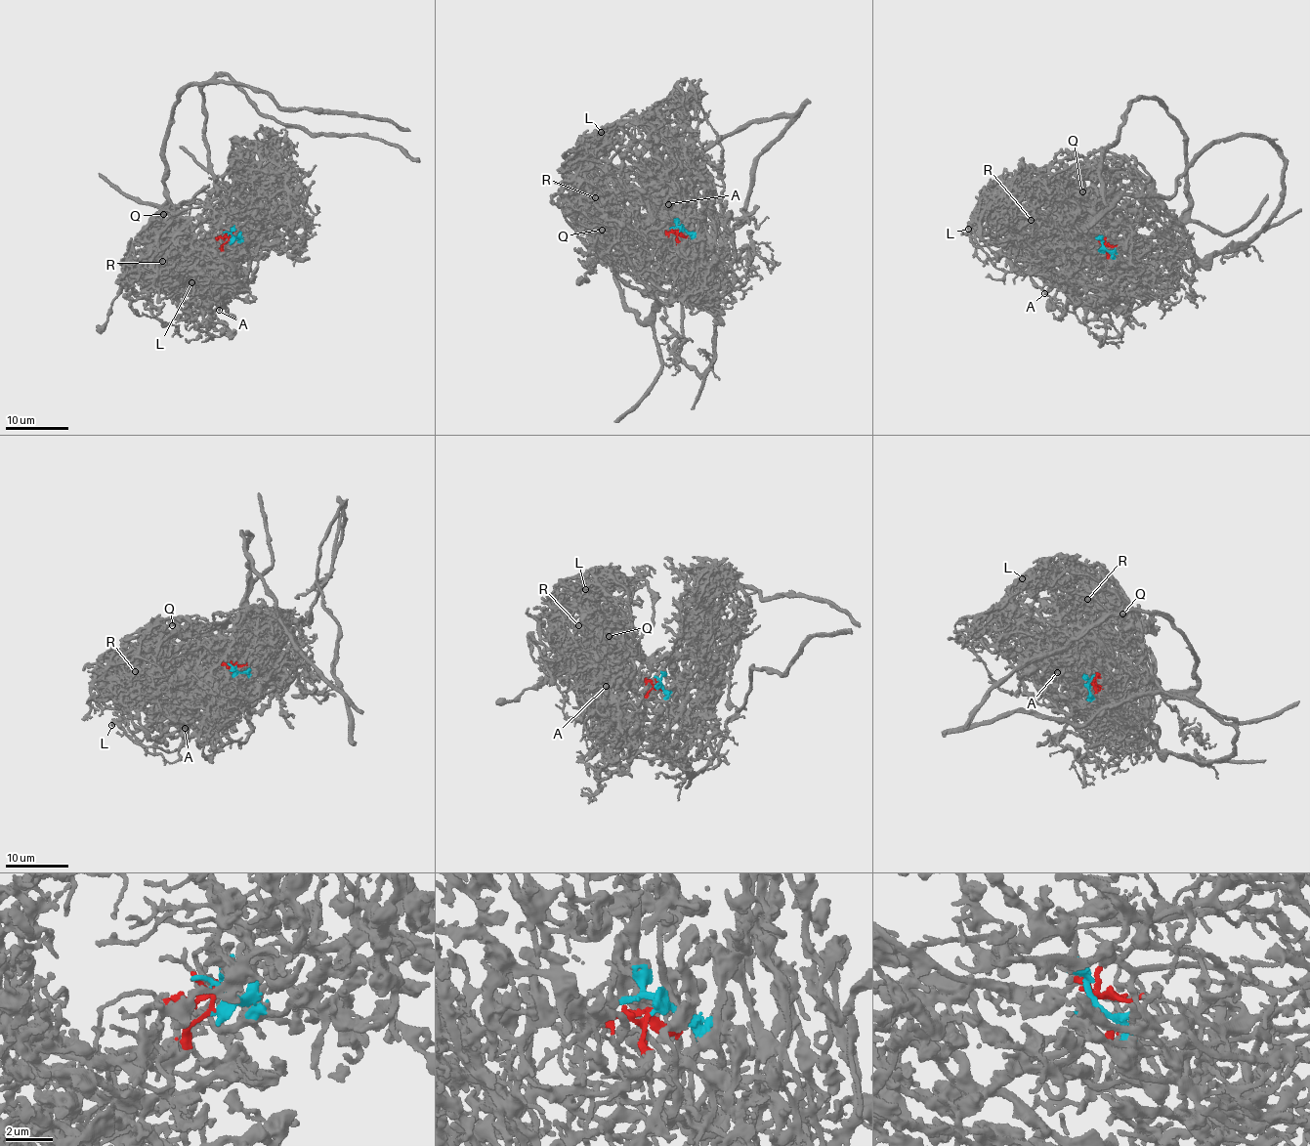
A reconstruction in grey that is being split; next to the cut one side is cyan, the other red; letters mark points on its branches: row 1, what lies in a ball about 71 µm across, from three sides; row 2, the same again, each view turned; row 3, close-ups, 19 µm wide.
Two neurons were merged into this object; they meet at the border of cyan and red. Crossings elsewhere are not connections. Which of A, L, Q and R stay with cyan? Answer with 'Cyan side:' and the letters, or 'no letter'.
Cyan side: no letter

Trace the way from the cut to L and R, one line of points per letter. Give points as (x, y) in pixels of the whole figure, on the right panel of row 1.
L: (1104, 249), (1099, 239), (1088, 248), (1075, 243), (1039, 253), (978, 235), (967, 224), (967, 230)
R: (1104, 249), (1099, 239), (1088, 248), (1045, 245), (1032, 211), (1036, 213), (1031, 220)

